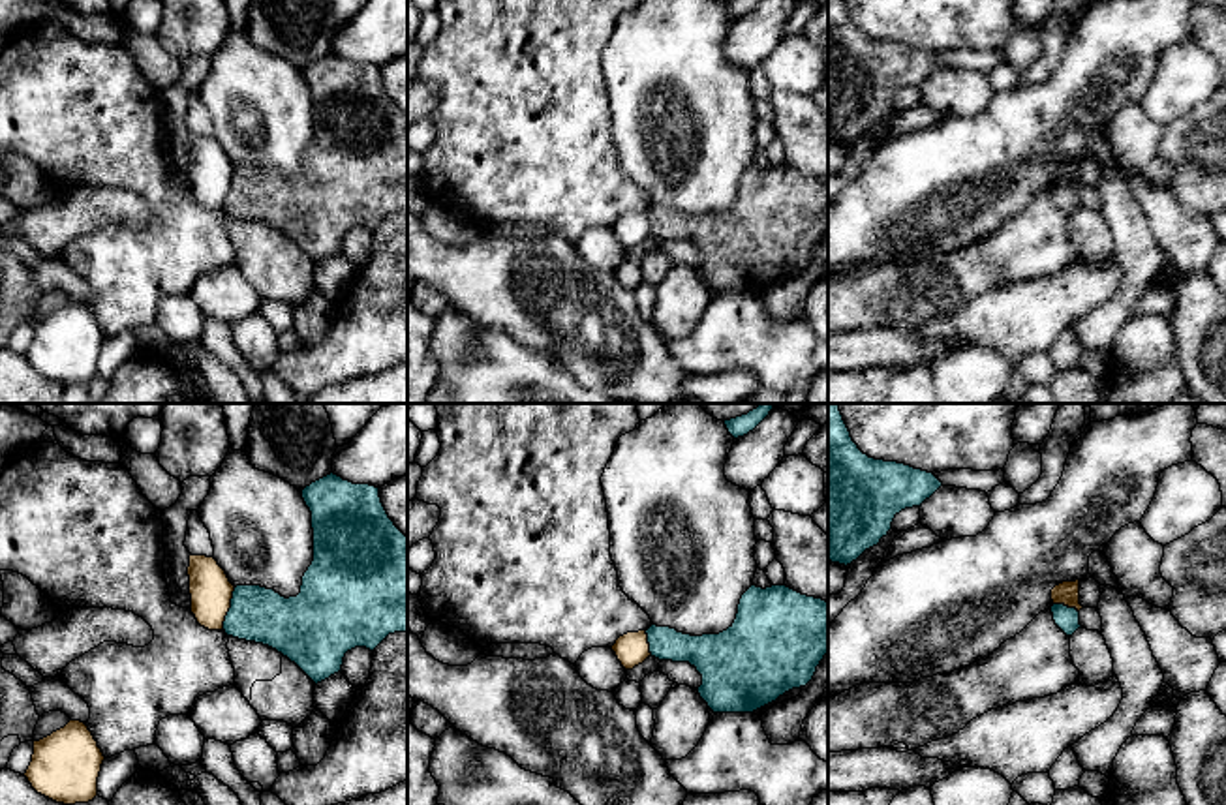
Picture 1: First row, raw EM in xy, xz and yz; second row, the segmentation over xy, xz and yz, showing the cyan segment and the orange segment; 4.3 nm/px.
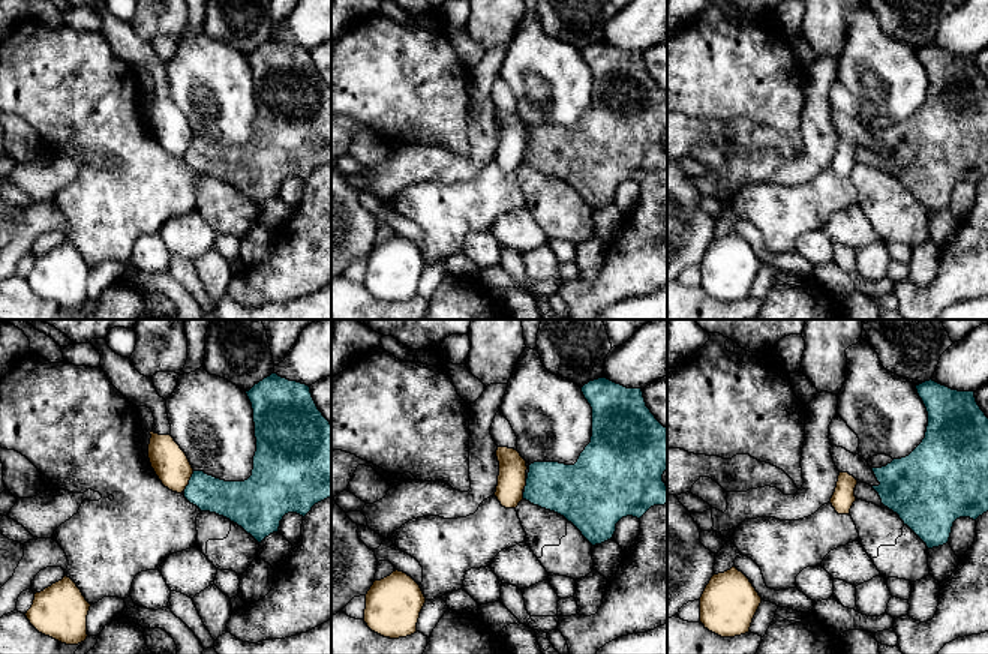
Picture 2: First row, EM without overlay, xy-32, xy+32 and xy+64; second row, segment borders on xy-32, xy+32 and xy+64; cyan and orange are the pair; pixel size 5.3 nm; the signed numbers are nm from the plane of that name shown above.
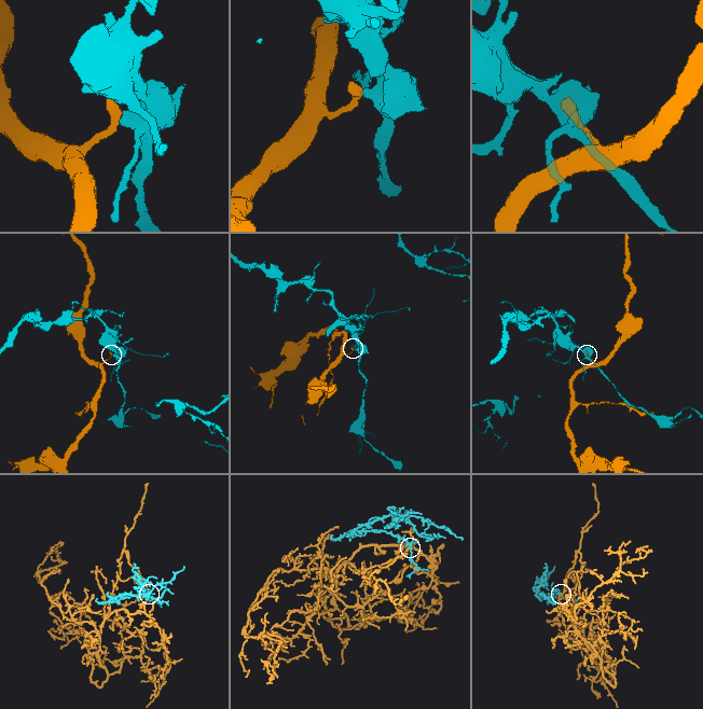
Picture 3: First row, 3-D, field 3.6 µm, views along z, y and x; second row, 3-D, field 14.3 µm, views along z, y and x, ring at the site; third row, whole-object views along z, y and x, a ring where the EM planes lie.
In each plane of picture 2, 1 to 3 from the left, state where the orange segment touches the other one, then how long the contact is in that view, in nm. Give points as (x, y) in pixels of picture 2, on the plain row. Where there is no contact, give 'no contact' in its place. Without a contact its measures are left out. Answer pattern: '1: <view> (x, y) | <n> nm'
1: xy-32 (189, 146) | 130 nm
2: xy+32 (526, 147) | 60 nm
3: no contact

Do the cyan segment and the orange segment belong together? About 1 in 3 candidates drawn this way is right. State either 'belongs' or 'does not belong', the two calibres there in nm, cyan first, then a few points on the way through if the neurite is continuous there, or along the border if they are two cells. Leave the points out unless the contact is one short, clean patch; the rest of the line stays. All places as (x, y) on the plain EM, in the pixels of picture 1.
does not belong; 240 nm thick on the cyan side, 180 nm on the other; border along xy (235, 167), (222, 207)

